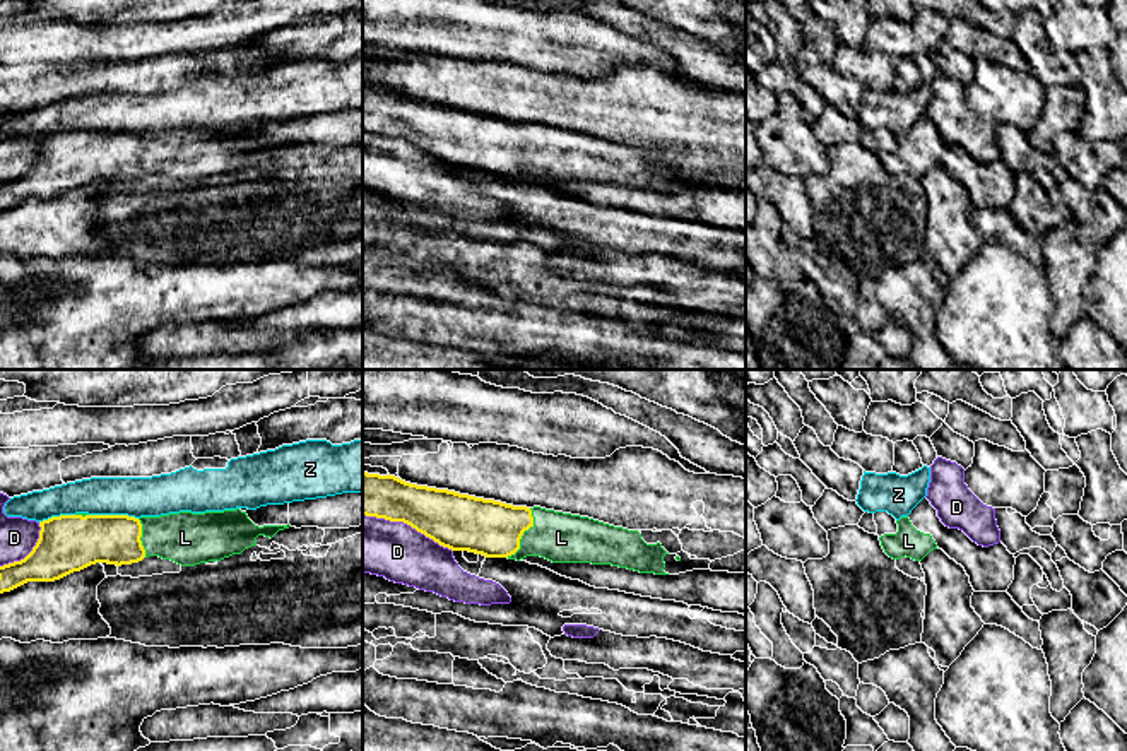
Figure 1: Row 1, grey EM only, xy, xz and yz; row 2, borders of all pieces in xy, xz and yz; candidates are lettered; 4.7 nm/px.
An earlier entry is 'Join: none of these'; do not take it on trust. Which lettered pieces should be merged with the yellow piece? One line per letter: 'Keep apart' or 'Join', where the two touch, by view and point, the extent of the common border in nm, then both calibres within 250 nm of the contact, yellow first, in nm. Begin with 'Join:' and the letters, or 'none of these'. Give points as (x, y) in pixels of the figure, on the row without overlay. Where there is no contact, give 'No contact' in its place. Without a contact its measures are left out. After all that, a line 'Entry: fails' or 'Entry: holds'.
Join: L
D: Keep apart. Touches yellow at xz (407, 141). Shared border 460 nm. Thickness 260 nm (yellow) against 280 nm
L: Join. Touches yellow at xz (522, 151). Shared border 260 nm. Thickness 260 nm (yellow) against 240 nm
Z: Keep apart. Touches yellow at xy (113, 132). Shared border 240 nm. Thickness 280 nm (yellow) against 190 nm
Entry: fails

